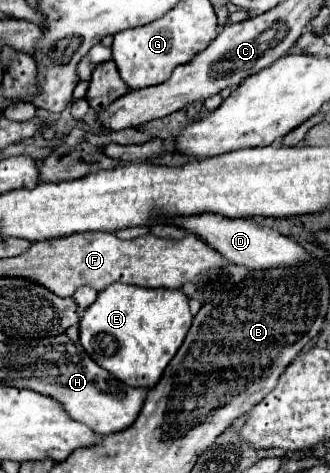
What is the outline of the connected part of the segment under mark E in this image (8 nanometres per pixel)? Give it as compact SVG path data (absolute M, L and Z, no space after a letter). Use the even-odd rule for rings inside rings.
M112 284L80 318L80 344L90 358L132 388L152 388L182 346L192 326L188 298L182 290Z

